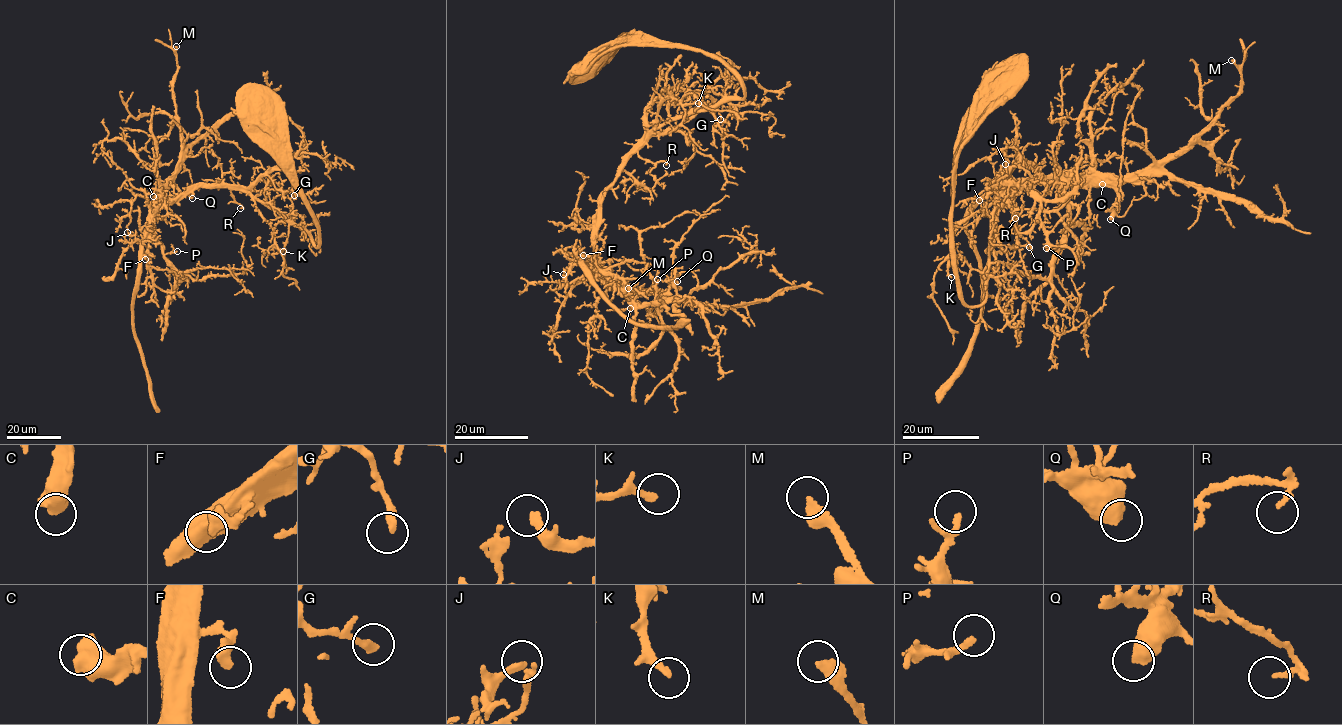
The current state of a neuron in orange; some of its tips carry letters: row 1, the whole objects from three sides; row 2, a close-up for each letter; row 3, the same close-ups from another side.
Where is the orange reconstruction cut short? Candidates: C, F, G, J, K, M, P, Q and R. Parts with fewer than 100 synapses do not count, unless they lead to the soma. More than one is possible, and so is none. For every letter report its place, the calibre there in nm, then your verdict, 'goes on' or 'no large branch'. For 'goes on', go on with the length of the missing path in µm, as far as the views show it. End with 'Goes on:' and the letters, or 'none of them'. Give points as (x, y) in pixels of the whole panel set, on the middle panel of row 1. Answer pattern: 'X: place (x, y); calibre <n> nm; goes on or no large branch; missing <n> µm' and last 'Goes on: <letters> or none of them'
C: place (630, 308); calibre 700 nm; goes on; missing 50 µm
F: place (583, 255); calibre 420 nm; no large branch
G: place (720, 119); calibre 260 nm; no large branch
J: place (563, 274); calibre 200 nm; no large branch
K: place (698, 103); calibre 200 nm; no large branch
M: place (628, 288); calibre 360 nm; no large branch
P: place (657, 279); calibre 150 nm; no large branch
Q: place (677, 281); calibre 750 nm; no large branch
R: place (666, 165); calibre 140 nm; no large branch
Goes on: C

